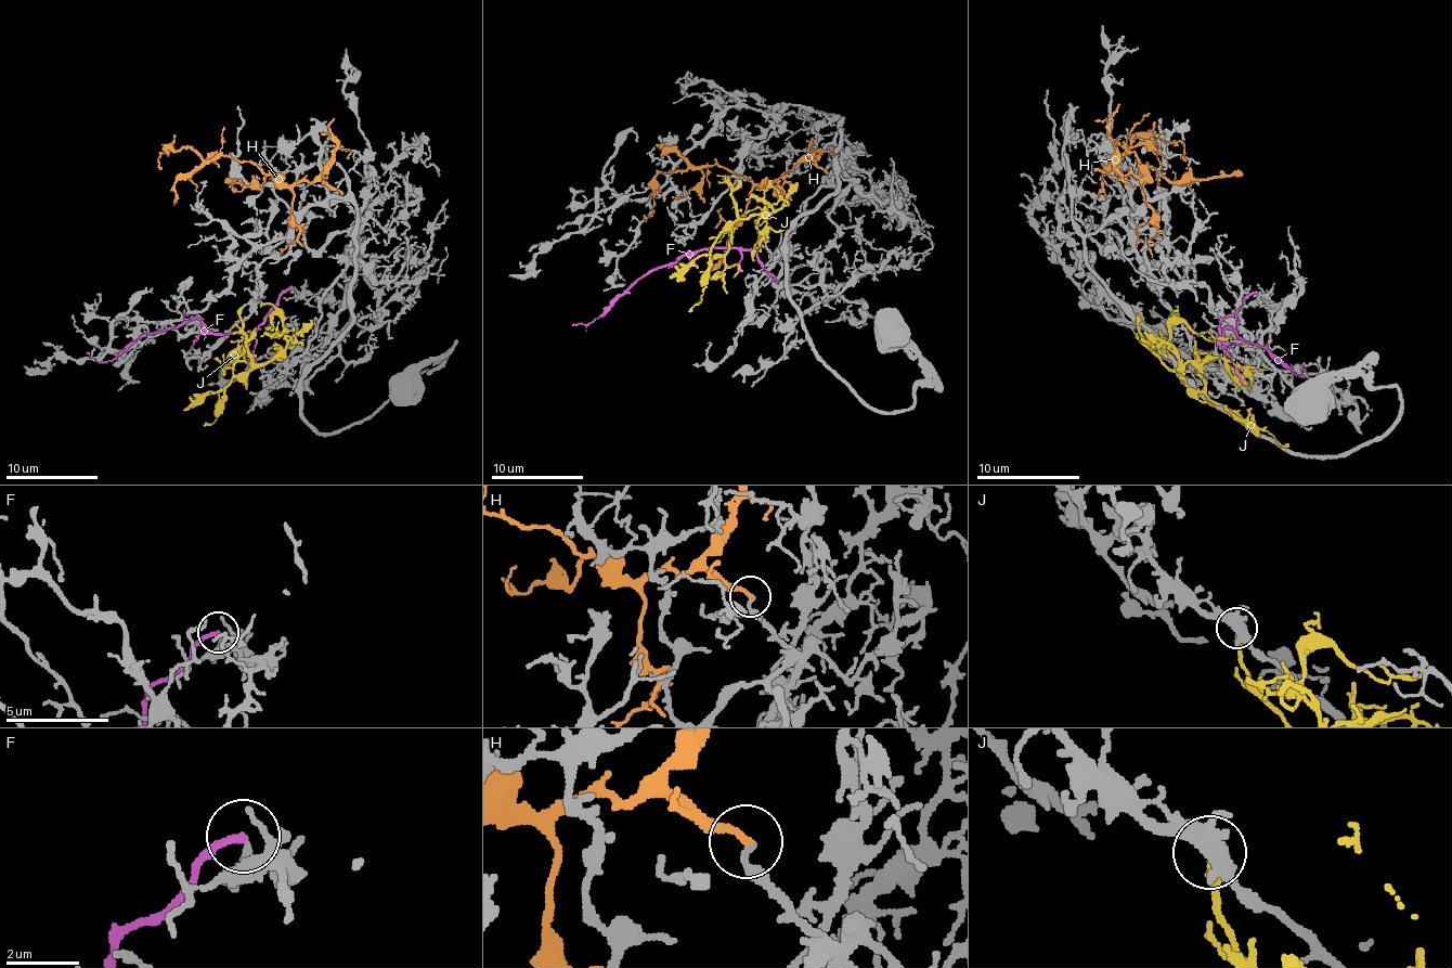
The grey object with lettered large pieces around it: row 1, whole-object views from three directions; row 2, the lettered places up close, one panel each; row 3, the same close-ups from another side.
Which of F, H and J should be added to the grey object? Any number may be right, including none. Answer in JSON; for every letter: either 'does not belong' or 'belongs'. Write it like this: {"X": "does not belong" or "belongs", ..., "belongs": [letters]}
{"F": "does not belong", "H": "does not belong", "J": "does not belong", "belongs": []}

